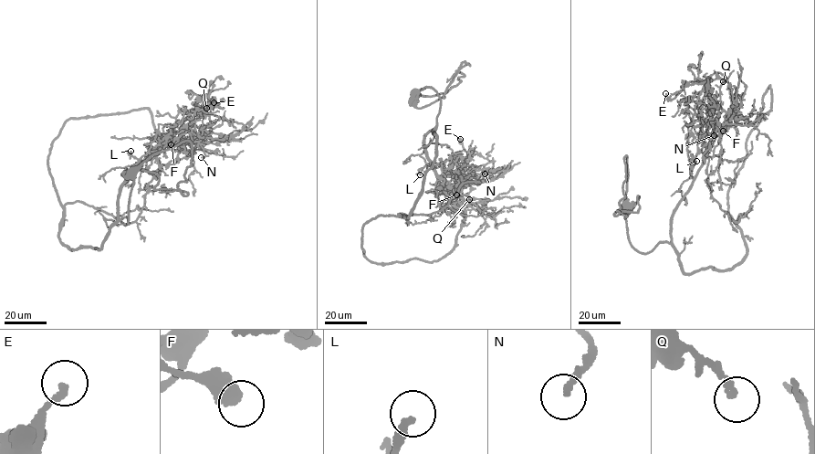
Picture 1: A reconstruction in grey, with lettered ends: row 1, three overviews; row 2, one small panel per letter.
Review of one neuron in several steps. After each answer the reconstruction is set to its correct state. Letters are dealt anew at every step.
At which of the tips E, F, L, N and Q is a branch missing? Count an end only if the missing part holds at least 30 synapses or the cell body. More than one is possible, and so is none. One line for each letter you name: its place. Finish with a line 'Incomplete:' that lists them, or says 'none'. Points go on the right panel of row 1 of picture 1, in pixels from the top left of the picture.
Incomplete: none

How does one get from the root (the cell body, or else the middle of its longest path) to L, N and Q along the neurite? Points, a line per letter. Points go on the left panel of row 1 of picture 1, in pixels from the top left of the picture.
L: (130, 173), (128, 224), (127, 217), (118, 218), (118, 196), (138, 162), (128, 154), (130, 151)
N: (130, 173), (128, 224), (127, 217), (118, 218), (120, 186), (151, 151), (161, 143), (197, 142), (201, 157)
Q: (130, 173), (128, 224), (127, 217), (118, 218), (120, 185), (171, 127), (200, 108), (202, 99), (206, 108)

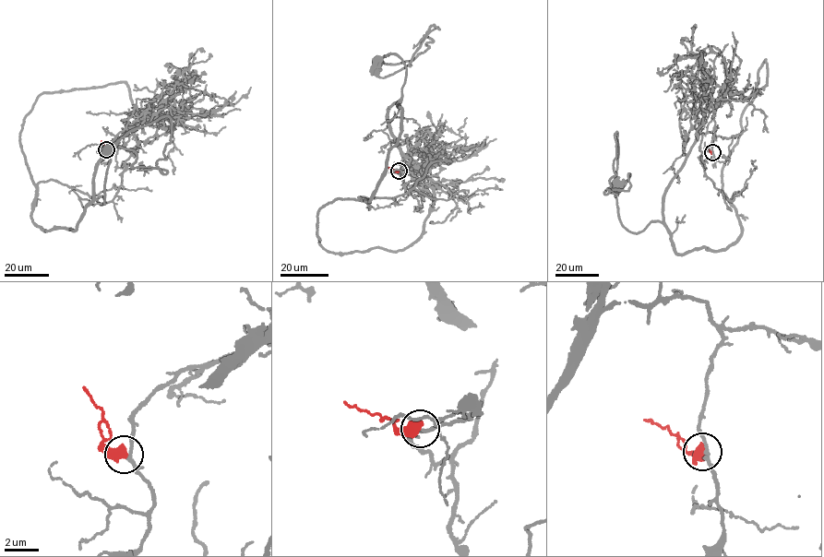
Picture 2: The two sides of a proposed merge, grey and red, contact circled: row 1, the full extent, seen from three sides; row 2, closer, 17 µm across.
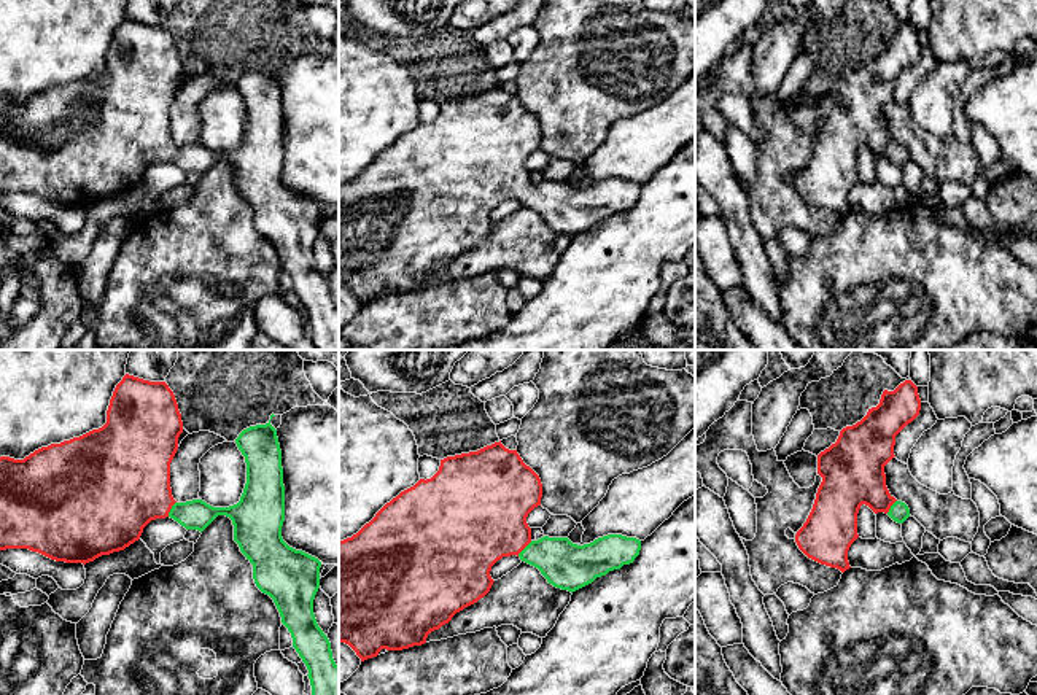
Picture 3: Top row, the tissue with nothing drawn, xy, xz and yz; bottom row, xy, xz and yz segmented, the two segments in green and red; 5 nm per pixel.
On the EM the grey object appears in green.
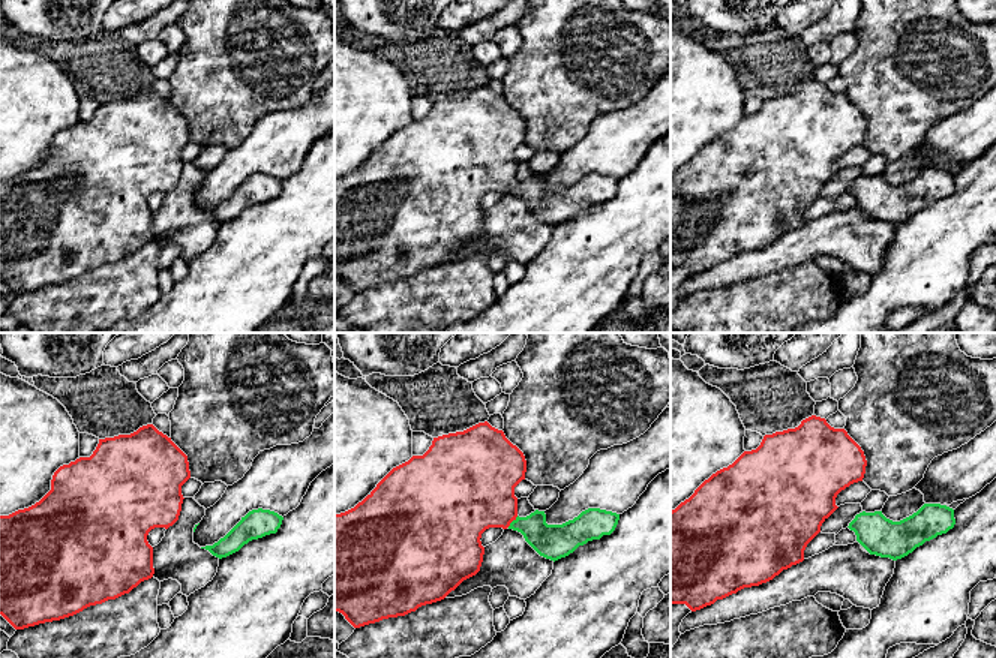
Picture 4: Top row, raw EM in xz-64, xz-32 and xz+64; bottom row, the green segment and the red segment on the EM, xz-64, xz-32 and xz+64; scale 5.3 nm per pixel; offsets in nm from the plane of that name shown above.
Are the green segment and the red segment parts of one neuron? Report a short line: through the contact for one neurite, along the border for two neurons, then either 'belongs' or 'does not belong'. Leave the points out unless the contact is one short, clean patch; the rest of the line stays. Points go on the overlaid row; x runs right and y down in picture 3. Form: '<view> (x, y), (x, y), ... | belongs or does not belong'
xz (565, 565), (547, 554), (524, 549), (485, 517) | belongs

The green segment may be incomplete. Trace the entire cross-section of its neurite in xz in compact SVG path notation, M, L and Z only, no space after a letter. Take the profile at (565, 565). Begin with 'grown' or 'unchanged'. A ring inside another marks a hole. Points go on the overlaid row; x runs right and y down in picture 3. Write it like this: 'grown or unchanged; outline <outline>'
grown; outline M501 441L477 452L461 453L441 460L439 471L431 479L420 479L414 487L401 491L396 498L386 503L375 514L375 517L356 534L339 541L339 643L348 644L361 658L361 662L377 657L382 649L402 650L425 644L431 631L439 630L442 625L449 623L456 612L477 603L490 592L495 582L490 576L491 566L503 557L517 555L522 561L538 568L549 584L573 593L592 584L596 577L606 576L609 571L620 569L623 565L633 563L639 555L641 541L622 534L608 534L584 546L573 544L568 538L544 536L538 541L533 541L526 517L534 507L541 506L541 498L542 483L539 476L523 463L517 450L506 448Z

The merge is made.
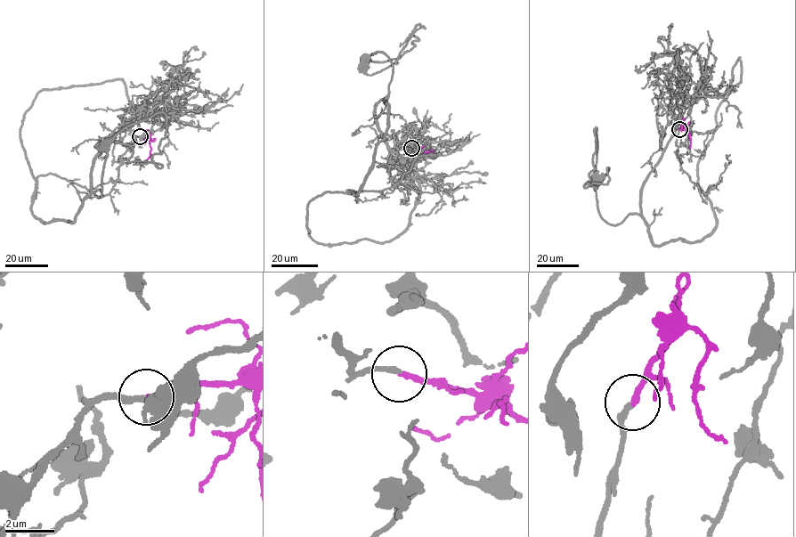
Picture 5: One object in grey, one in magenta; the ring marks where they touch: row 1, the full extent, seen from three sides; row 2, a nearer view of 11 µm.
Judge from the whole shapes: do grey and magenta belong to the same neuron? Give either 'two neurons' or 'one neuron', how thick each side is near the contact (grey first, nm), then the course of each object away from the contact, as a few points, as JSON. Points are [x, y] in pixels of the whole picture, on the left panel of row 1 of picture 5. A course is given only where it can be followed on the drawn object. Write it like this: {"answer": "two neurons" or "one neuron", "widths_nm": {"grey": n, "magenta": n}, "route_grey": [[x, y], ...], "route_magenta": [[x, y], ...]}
{"answer": "one neuron", "widths_nm": {"grey": 220, "magenta": 200}, "route_grey": [[139, 136], [99, 198], [41, 174], [31, 205], [40, 220], [72, 223], [84, 200], [101, 196], [103, 145]], "route_magenta": [[139, 136], [150, 135], [150, 154], [145, 161]]}

